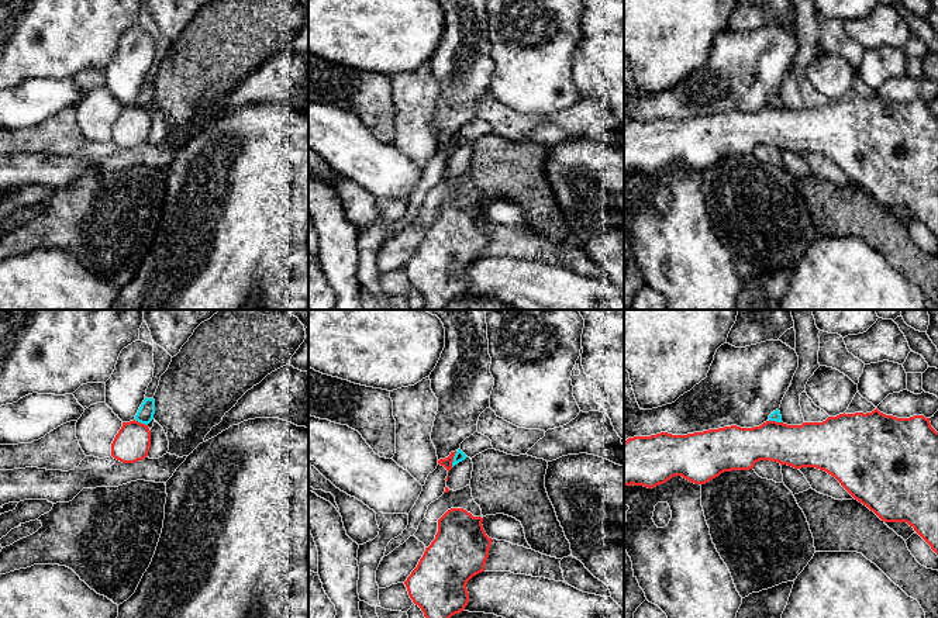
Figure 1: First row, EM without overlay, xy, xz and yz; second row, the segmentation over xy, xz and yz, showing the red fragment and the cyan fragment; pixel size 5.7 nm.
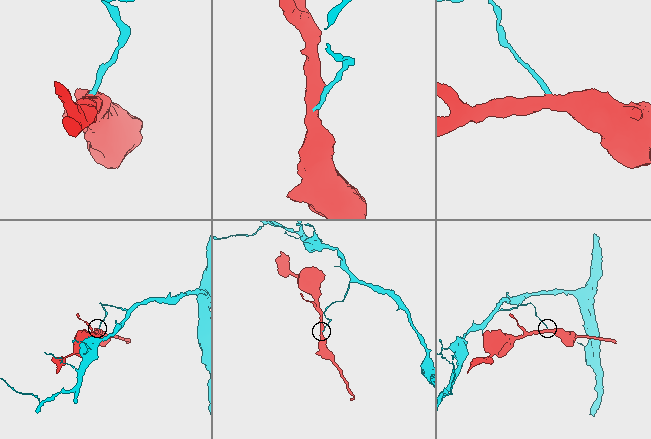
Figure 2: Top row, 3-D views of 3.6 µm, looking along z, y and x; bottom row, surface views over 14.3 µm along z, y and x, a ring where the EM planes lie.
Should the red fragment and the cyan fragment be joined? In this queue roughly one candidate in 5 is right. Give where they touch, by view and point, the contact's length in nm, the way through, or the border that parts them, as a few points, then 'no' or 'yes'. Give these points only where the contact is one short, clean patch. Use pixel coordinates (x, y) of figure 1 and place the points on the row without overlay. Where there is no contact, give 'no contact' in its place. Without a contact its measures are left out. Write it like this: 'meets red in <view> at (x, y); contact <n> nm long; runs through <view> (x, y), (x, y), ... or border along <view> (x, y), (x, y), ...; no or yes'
meets red in xz at (452, 144); contact 100 nm long; border along xz (457, 135), (451, 151); no

